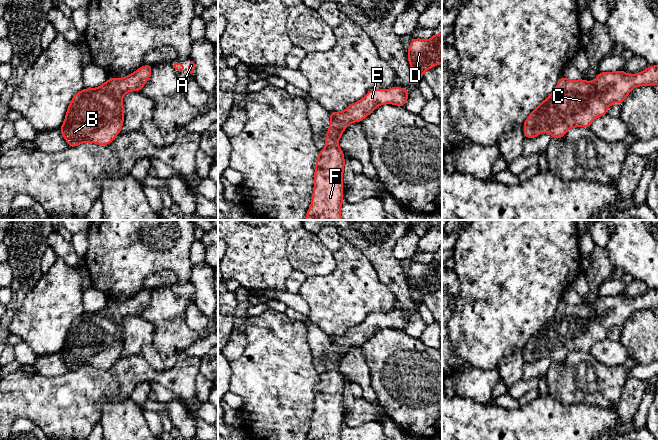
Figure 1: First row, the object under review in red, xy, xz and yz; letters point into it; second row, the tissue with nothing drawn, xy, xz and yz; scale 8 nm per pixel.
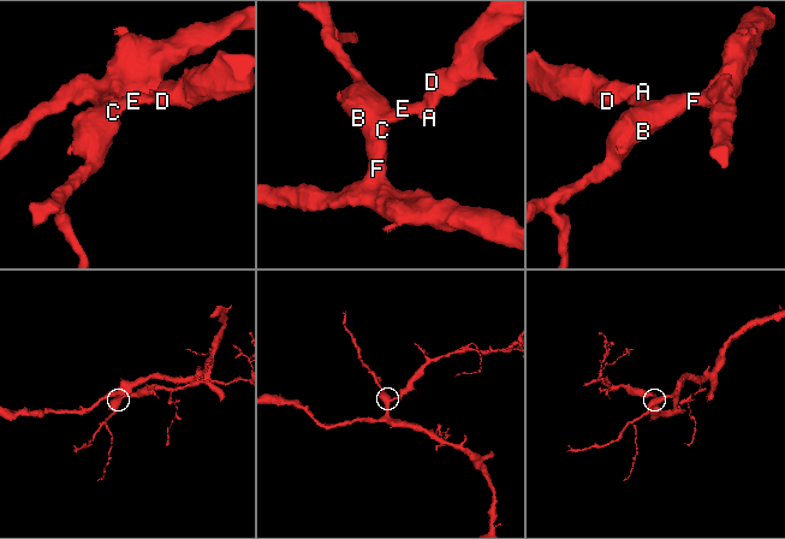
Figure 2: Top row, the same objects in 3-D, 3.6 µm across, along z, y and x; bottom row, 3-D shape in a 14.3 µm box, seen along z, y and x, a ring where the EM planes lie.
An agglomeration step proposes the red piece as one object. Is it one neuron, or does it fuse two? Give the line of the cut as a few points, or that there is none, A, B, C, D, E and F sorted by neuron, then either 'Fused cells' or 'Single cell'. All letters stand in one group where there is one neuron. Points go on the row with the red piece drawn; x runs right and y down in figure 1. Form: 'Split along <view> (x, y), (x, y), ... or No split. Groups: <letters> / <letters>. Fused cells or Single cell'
No split. Groups: A B C D E F. Single cell

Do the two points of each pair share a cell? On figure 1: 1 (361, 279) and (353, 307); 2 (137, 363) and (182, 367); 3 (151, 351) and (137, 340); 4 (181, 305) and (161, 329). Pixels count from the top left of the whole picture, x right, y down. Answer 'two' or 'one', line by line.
1: one
2: one
3: two
4: one

